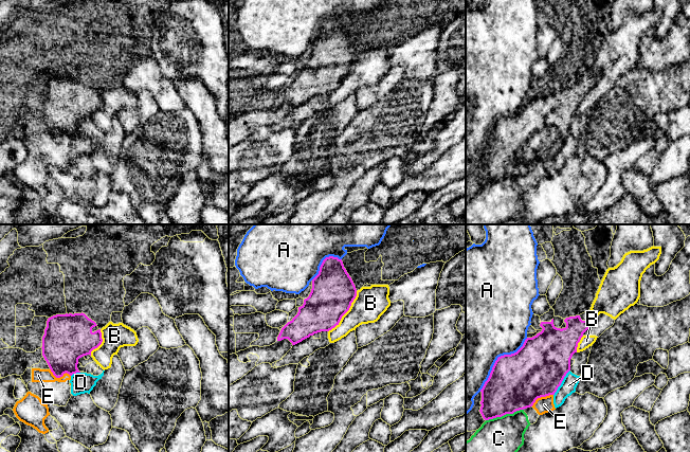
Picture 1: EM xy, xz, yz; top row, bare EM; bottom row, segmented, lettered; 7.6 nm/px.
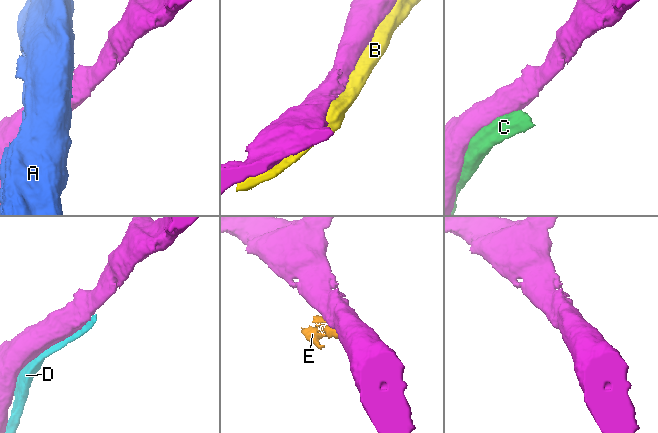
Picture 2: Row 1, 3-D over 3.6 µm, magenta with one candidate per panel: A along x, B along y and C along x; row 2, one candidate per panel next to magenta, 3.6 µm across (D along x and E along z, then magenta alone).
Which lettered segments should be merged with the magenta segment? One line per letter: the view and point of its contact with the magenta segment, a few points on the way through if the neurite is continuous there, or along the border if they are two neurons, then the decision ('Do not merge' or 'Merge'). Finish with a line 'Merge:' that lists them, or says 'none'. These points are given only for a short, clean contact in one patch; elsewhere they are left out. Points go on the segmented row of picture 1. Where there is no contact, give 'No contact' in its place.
A: Touches magenta at yz (497, 359). Do not merge
B: Touches magenta at xz (346, 311). Do not merge
C: Touches magenta at yz (504, 414). Do not merge
D: Touches magenta at yz (561, 382). Do not merge
E: Touches magenta at xy (59, 377). Boundary: xy (50, 368), (56, 377), (61, 377), (66, 373), (70, 376). Do not merge
Merge: none

